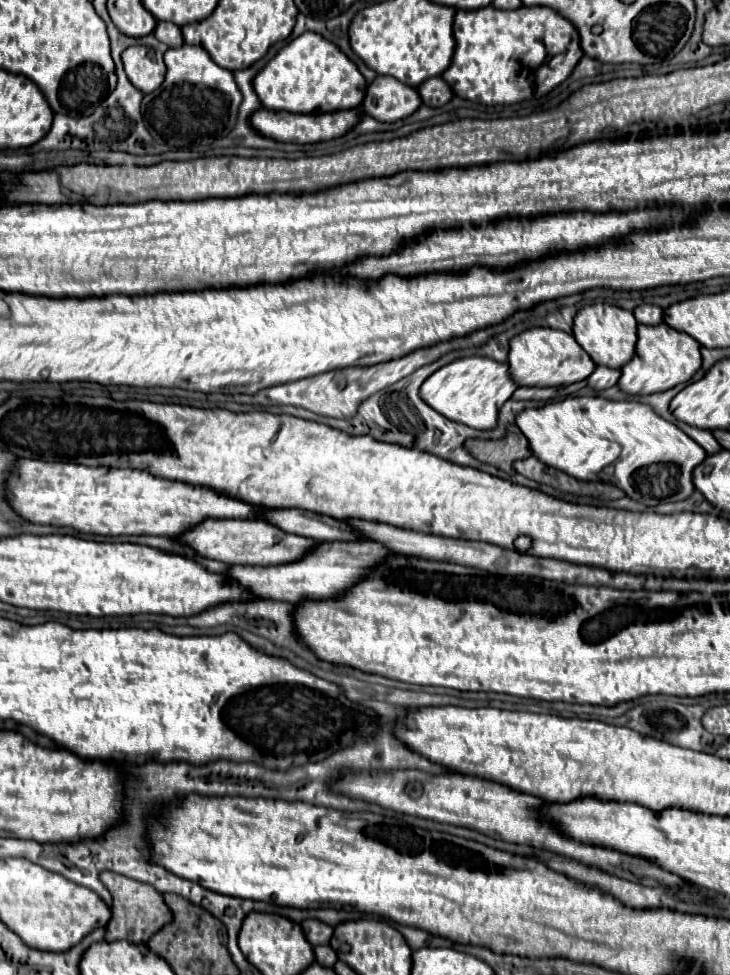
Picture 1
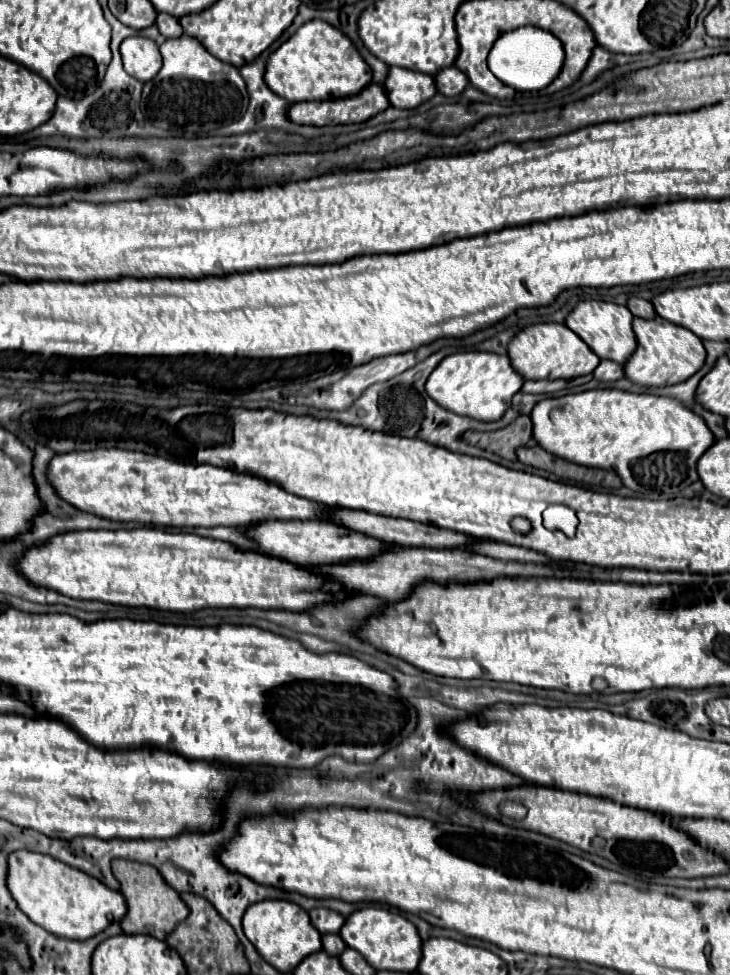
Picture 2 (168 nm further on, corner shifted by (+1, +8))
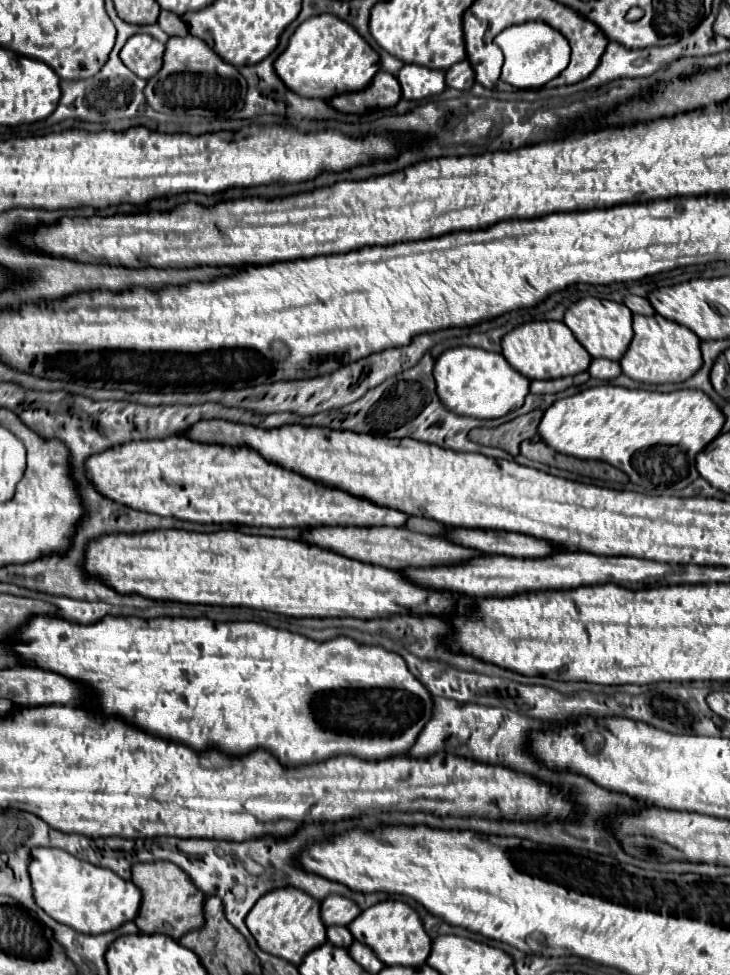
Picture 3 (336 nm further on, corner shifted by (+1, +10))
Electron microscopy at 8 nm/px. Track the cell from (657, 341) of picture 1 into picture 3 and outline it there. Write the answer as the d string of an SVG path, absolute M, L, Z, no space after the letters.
M659 314L653 316L633 316L633 340L619 360L623 374L637 382L647 384L669 384L669 382L685 382L701 368L701 340L685 326L665 320Z

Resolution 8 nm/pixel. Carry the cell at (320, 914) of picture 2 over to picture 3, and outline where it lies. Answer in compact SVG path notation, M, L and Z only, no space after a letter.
M331 894L321 904L321 916L327 926L349 926L359 914L361 908L353 900L339 894Z

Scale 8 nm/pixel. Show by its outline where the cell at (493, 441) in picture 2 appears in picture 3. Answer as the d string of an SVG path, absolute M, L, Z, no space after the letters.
M533 410L497 428L475 428L469 432L469 438L477 444L495 446L509 452L511 456L517 456L519 444L523 440L541 440L537 432L541 418L543 418L543 410Z

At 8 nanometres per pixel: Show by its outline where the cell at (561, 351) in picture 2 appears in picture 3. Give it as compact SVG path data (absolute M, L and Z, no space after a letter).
M541 320L541 322L527 322L511 332L507 332L501 340L503 356L523 376L529 380L546 380L573 376L579 372L585 372L589 368L591 356L585 348L573 338L573 332L563 322L553 320Z

